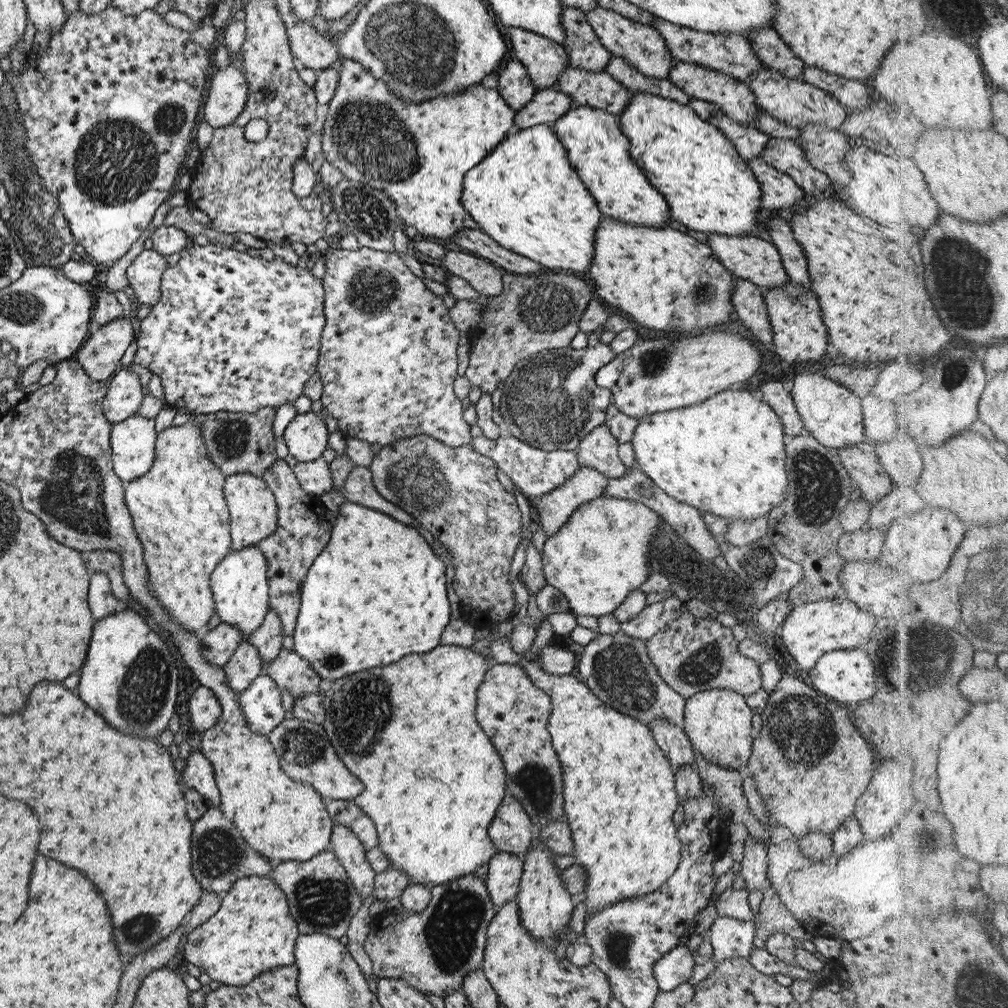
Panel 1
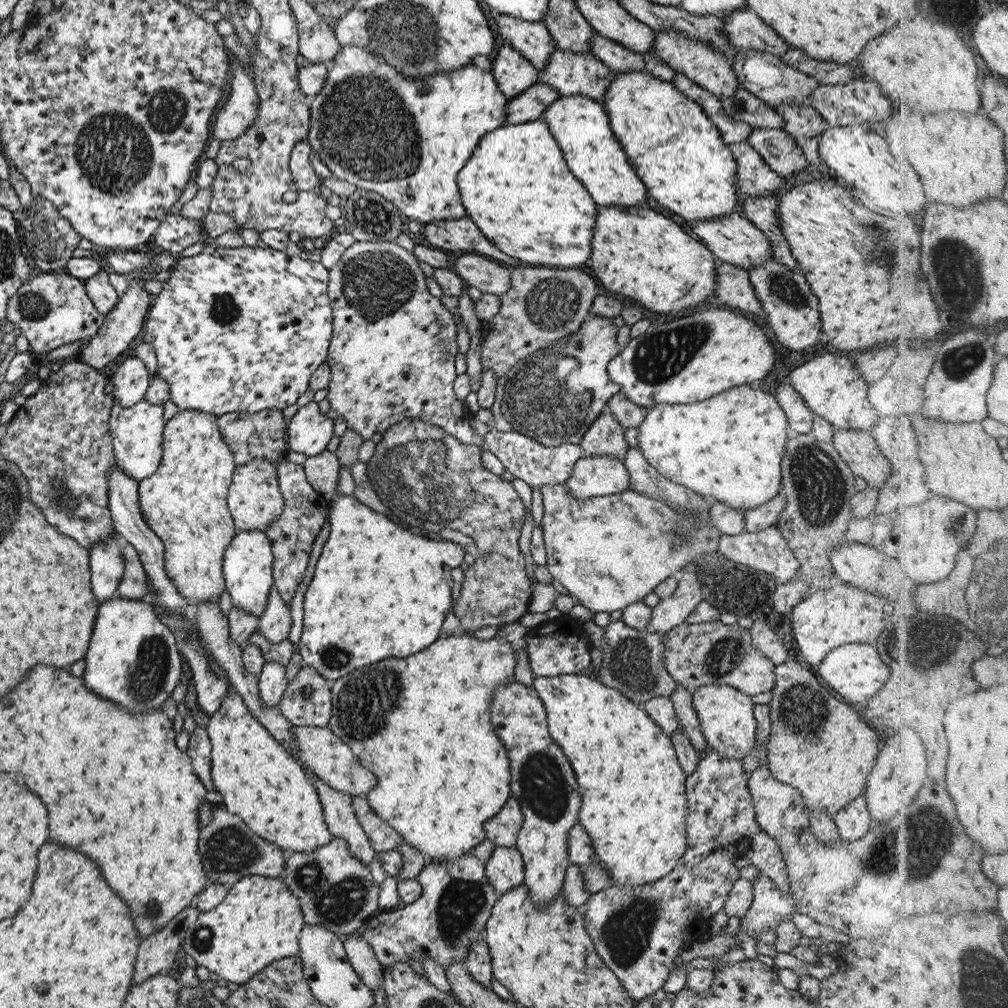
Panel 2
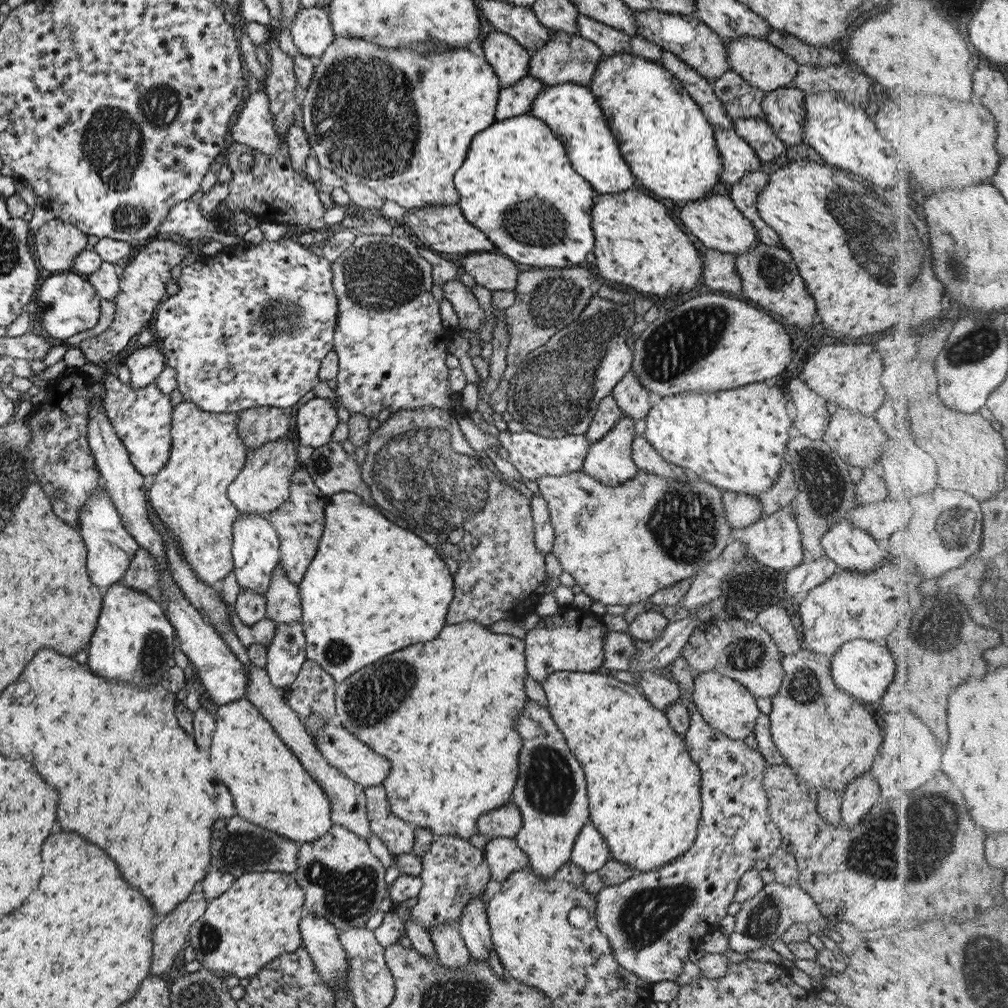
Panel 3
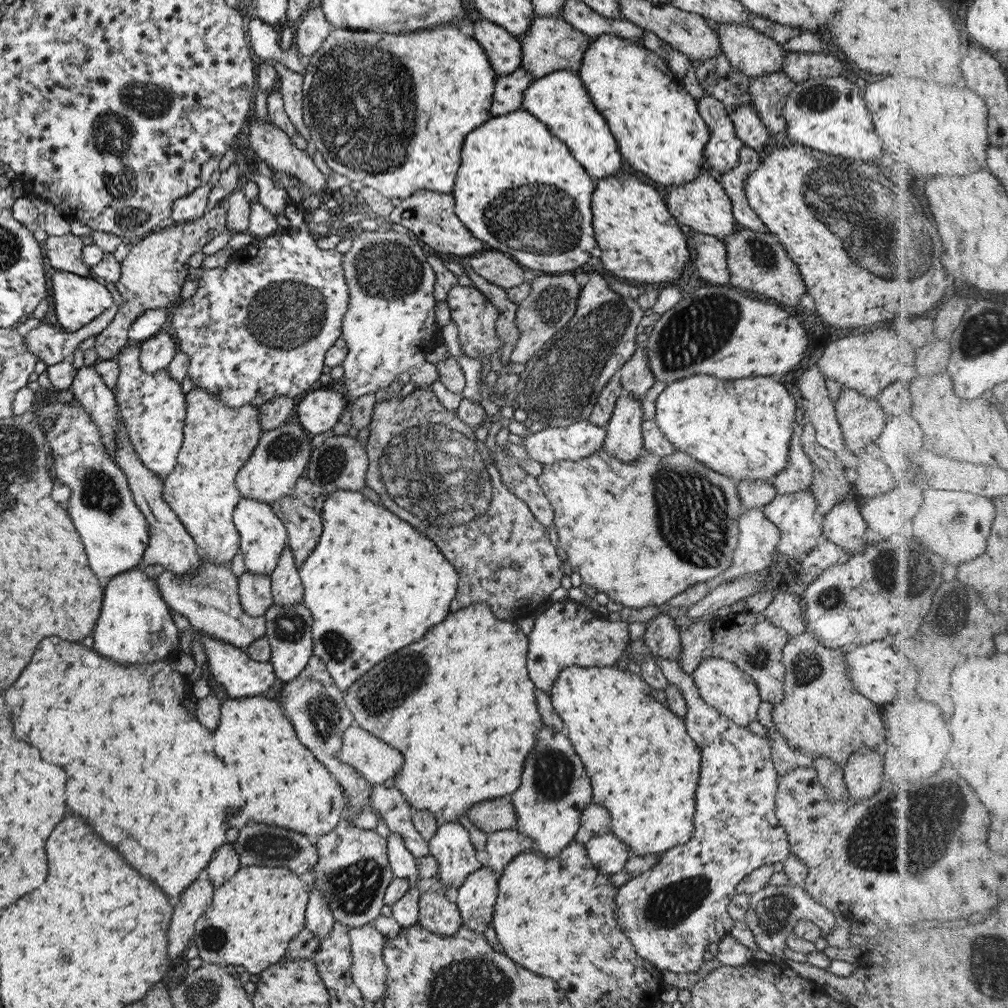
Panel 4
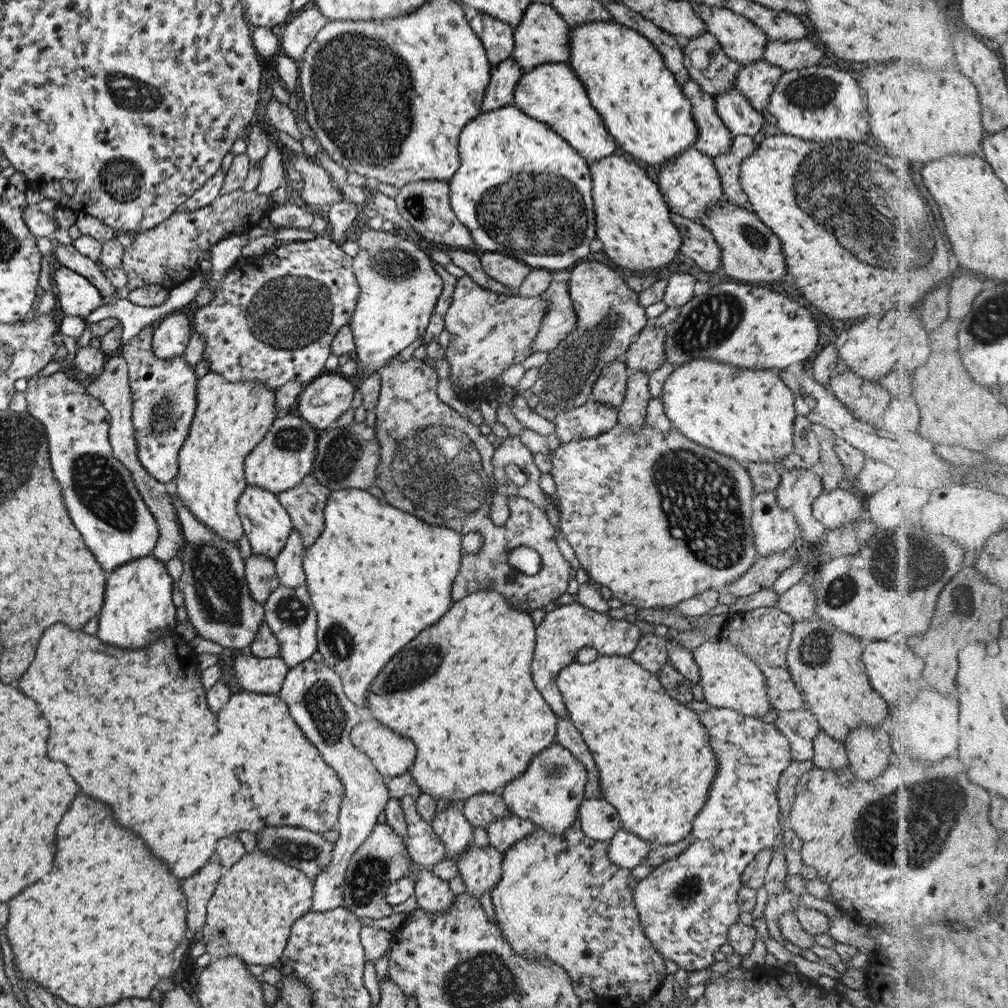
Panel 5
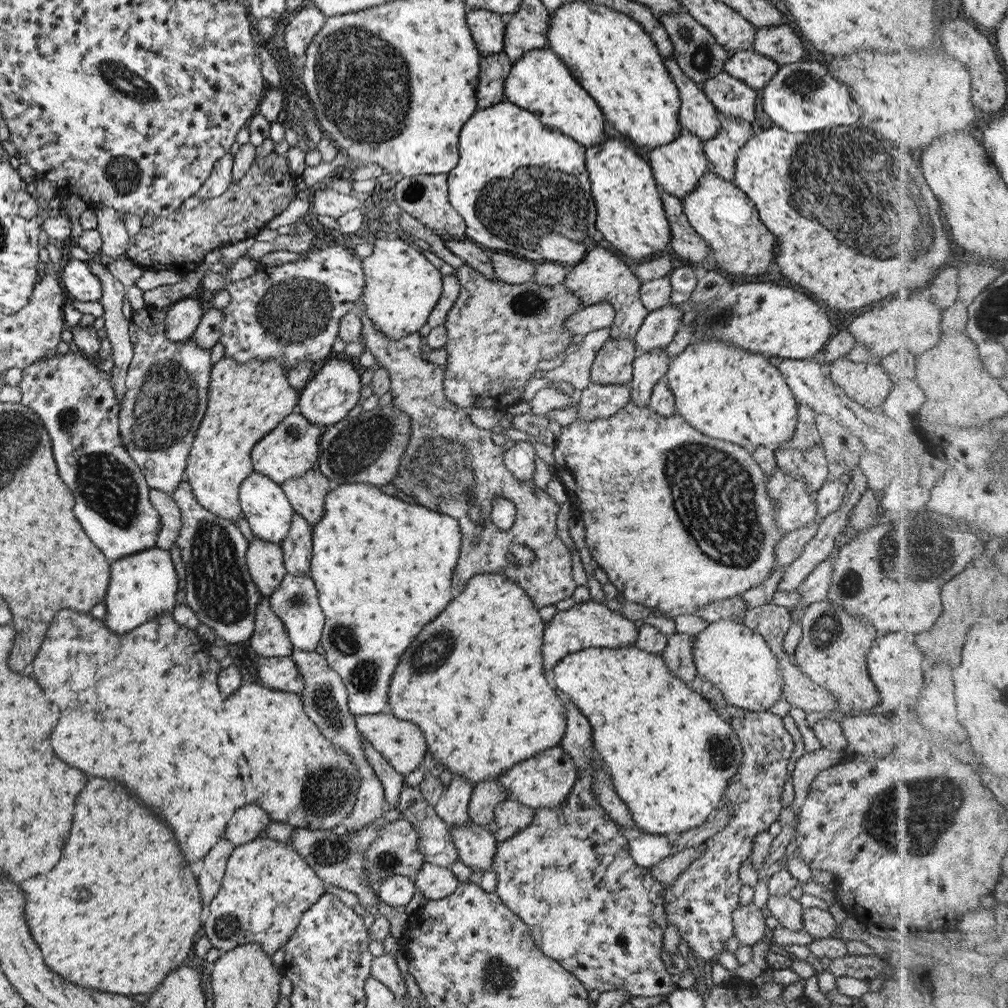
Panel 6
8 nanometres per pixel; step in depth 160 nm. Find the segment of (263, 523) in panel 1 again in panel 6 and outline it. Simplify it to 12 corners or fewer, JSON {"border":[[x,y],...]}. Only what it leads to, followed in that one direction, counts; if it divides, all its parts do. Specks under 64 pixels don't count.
{"border":[[297,411],[253,445],[279,485],[314,469],[323,429]]}

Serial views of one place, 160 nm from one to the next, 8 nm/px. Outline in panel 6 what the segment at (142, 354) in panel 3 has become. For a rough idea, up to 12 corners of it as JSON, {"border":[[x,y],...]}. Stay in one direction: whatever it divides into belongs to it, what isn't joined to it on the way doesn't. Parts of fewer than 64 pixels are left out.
{"border":[[193,296],[165,311],[163,332],[178,343],[193,336],[203,313]]}

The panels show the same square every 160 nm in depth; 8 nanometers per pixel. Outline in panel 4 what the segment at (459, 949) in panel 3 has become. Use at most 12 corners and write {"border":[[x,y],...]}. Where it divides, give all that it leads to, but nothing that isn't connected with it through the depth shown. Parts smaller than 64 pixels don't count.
{"border":[[431,888],[418,896],[418,923],[450,937],[461,922],[457,905]]}

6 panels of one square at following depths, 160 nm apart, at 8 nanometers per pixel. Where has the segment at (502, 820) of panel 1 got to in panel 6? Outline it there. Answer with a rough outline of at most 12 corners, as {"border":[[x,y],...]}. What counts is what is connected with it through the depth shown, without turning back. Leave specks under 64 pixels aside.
{"border":[[496,778],[478,781],[467,806],[469,820],[494,822],[494,808],[507,796]]}

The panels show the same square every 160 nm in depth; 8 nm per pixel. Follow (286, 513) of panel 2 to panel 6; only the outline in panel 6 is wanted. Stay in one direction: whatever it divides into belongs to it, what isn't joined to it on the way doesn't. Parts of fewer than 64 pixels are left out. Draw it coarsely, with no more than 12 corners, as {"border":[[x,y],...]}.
{"border":[[314,468],[280,487],[313,526],[332,484]]}

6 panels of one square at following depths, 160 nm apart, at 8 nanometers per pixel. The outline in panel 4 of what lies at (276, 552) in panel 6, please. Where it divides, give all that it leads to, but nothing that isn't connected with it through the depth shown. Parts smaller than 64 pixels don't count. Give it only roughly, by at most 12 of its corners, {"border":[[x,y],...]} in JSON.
{"border":[[245,571],[237,594],[243,611],[262,616],[273,603],[270,575]]}

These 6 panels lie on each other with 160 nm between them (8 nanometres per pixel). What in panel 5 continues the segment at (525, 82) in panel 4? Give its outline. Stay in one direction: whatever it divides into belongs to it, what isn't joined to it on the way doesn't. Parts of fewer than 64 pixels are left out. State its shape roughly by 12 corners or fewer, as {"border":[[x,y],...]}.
{"border":[[511,58],[491,66],[481,112],[512,104],[523,70]]}

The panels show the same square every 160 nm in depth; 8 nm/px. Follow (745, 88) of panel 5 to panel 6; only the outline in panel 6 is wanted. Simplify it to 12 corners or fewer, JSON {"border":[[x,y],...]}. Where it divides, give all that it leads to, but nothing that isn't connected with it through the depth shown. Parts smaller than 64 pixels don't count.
{"border":[[751,48],[728,52],[723,71],[757,92],[774,60]]}

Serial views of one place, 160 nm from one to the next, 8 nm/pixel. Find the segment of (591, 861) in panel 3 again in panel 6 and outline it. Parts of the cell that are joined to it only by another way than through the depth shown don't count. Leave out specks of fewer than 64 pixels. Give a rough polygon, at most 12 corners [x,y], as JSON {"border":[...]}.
{"border":[[617,826],[637,866],[674,854],[671,837]]}

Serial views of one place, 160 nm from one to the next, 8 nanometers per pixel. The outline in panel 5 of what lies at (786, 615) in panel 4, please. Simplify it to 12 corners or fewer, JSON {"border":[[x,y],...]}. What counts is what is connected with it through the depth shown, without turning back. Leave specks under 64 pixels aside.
{"border":[[800,580],[775,606],[796,623],[815,614],[814,584]]}

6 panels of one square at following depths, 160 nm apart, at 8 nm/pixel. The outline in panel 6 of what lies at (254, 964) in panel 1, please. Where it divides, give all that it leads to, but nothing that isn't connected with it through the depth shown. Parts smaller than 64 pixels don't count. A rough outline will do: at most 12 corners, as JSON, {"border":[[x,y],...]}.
{"border":[[289,843],[237,845],[200,931],[271,956],[326,886]]}

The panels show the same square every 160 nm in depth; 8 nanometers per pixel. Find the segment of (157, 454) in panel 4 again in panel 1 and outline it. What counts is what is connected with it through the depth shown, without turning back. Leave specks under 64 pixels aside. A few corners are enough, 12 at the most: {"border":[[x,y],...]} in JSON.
{"border":[[153,419],[110,425],[110,459],[125,482],[152,464]]}

